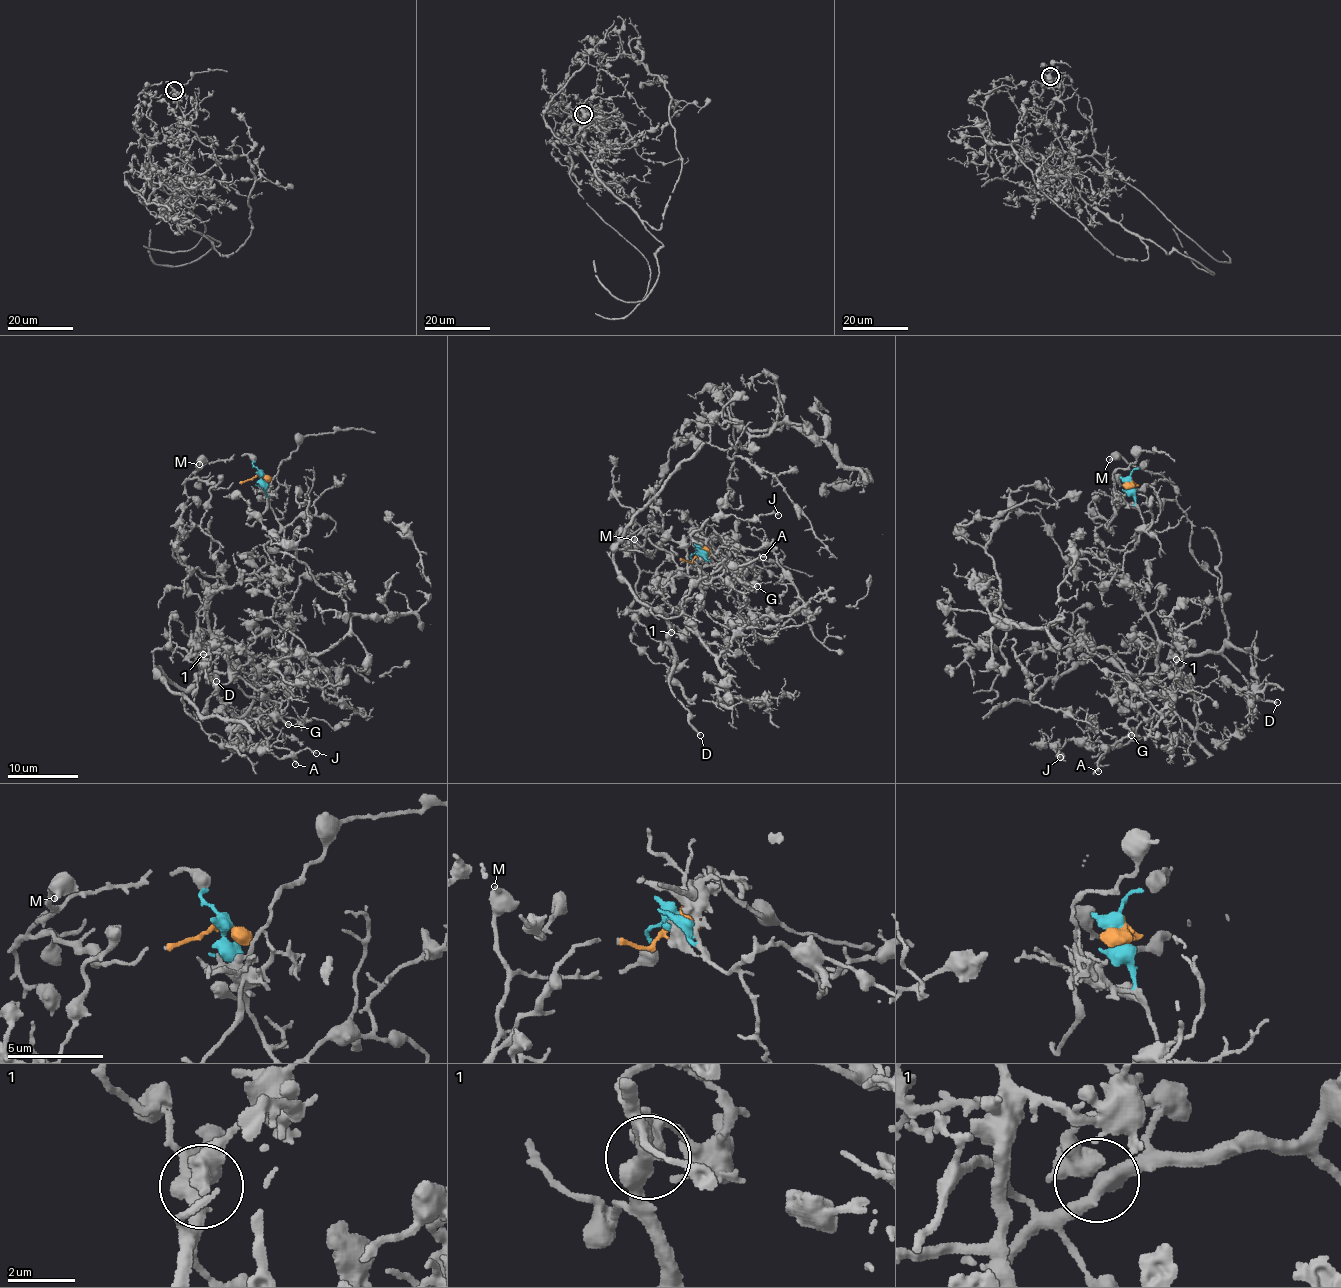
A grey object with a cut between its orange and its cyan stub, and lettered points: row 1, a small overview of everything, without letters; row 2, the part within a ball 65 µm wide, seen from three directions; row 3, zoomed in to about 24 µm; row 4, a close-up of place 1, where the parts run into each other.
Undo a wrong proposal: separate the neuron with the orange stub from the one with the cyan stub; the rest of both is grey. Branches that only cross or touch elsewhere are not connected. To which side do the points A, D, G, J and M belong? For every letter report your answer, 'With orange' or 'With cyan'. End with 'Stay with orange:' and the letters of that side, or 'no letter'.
A: With orange
D: With orange
G: With cyan
J: With cyan
M: With orange
Stay with orange: A, D, M

